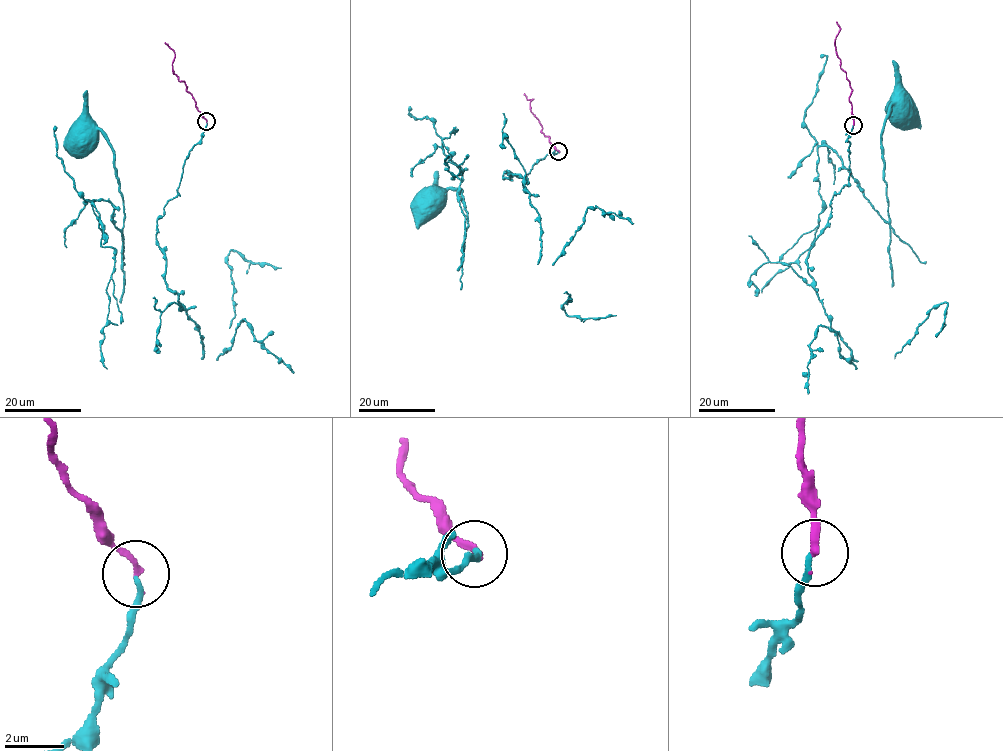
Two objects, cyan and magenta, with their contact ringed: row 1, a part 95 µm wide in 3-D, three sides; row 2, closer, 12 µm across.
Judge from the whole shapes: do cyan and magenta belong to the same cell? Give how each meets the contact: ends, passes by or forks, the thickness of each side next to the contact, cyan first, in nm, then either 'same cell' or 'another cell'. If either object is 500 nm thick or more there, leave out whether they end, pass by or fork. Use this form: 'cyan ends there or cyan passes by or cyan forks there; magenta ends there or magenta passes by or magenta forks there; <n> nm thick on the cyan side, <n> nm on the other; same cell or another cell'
cyan ends there; magenta ends there; 170 nm thick on the cyan side, 200 nm on the other; same cell

